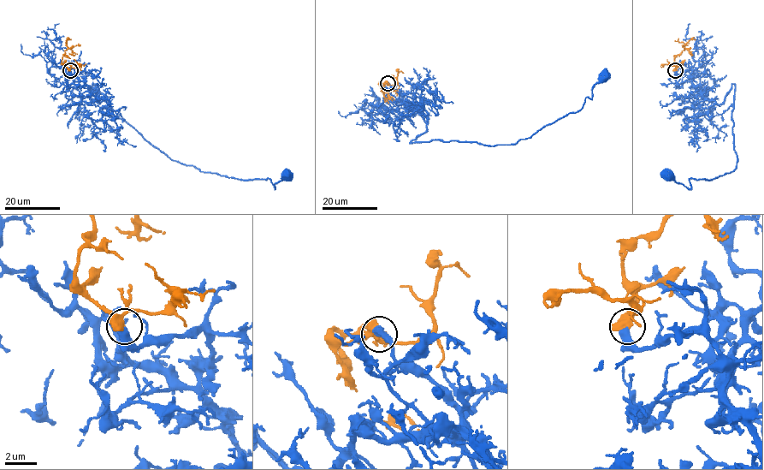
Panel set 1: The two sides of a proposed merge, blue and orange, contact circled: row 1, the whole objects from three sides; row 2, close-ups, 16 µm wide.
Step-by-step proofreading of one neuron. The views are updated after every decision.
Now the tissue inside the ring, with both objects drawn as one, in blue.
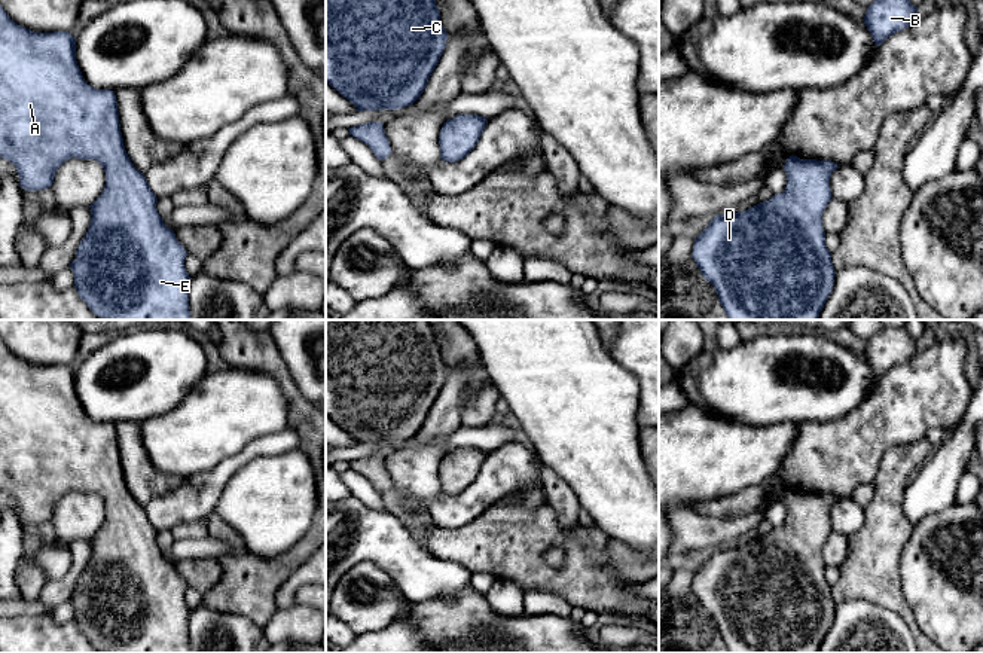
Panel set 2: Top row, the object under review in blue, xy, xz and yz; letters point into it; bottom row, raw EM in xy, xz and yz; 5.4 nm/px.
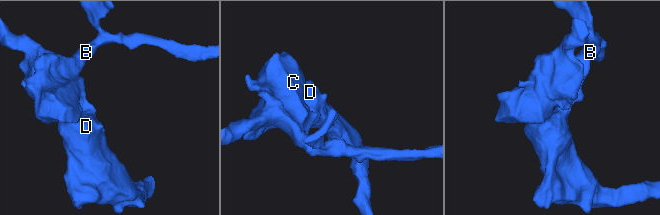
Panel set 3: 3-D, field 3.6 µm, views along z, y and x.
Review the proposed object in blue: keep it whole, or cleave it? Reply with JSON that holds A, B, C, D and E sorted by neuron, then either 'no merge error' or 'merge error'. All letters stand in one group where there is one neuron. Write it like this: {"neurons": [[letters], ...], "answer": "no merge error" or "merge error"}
{"neurons": [["A", "B", "C", "D", "E"]], "answer": "no merge error"}

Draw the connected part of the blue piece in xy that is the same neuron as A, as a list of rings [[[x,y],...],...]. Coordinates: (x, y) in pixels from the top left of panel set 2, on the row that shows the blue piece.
[[[0,6],[0,158],[12,162],[24,190],[48,189],[57,170],[68,159],[94,159],[106,173],[106,186],[89,205],[91,225],[80,241],[77,257],[68,265],[79,297],[106,320],[192,320],[189,281],[184,268],[187,251],[159,216],[158,198],[146,177],[131,162],[120,132],[116,95],[86,83],[76,61],[76,37],[67,31],[34,33],[18,25]]]

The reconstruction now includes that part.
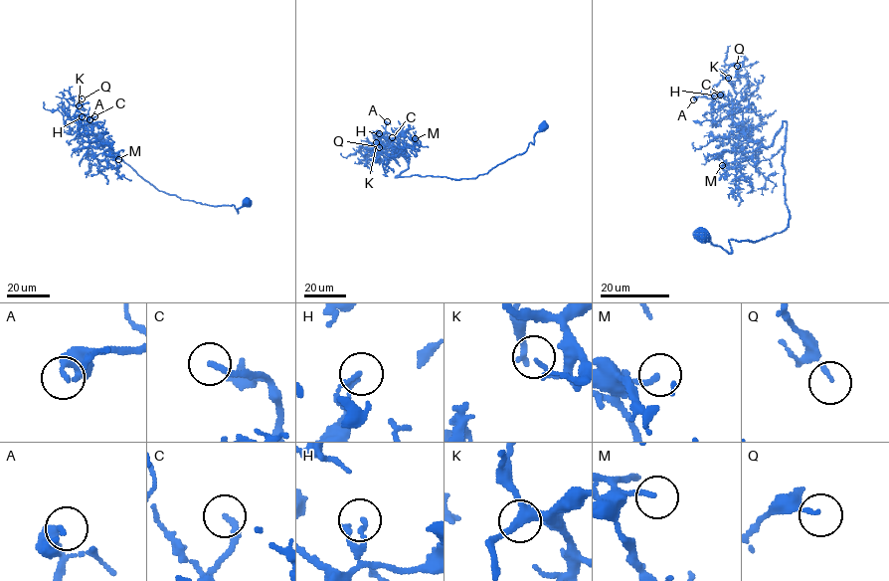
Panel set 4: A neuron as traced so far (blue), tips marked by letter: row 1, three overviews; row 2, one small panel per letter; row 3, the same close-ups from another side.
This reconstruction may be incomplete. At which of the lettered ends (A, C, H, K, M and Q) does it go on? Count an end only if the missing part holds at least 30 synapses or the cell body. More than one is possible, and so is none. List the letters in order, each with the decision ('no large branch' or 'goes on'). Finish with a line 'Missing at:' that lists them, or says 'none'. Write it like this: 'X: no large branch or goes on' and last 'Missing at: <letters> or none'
A: no large branch
C: goes on
H: no large branch
K: no large branch
M: goes on
Q: no large branch
Missing at: C, M

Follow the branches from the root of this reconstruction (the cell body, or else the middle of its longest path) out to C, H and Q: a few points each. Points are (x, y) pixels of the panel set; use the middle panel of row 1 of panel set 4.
C: (543, 126), (523, 153), (475, 178), (396, 177), (407, 168), (408, 162), (388, 145), (392, 137)
H: (543, 126), (523, 153), (475, 178), (460, 179), (396, 177), (407, 168), (408, 162), (379, 133)
Q: (543, 126), (523, 153), (473, 178), (396, 177), (407, 168), (408, 162), (379, 132), (372, 131), (379, 147)

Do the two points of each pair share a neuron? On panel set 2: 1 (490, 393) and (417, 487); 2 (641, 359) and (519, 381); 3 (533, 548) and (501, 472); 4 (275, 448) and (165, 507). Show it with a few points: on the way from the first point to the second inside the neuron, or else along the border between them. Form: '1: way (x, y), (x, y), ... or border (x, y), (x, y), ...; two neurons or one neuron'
1: border (472, 391), (463, 405), (461, 426); two neurons
2: border (608, 353), (637, 378), (638, 393); two neurons
3: border (515, 491), (501, 497), (481, 513); two neurons
4: way (247, 454), (231, 464), (194, 500); one neuron

